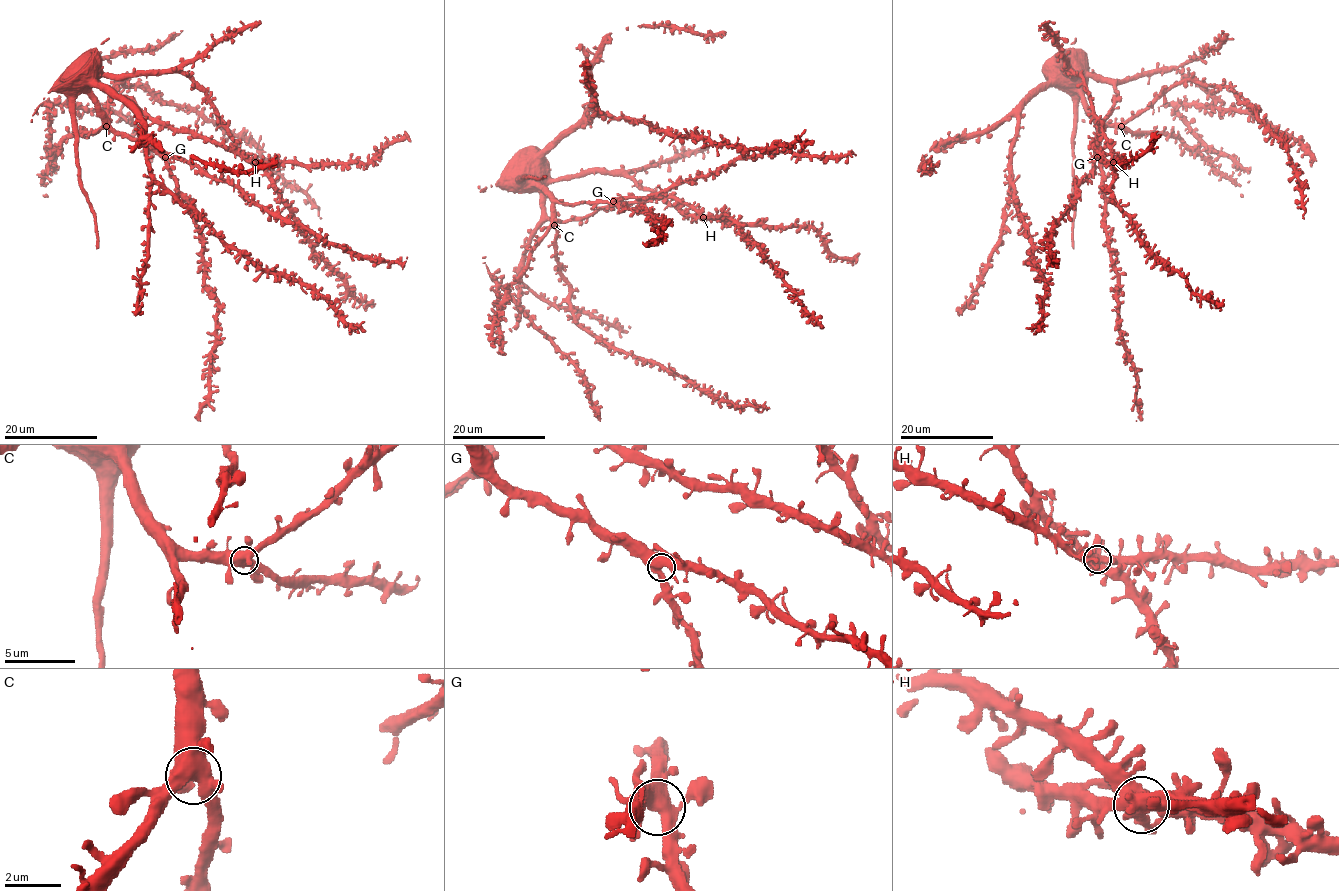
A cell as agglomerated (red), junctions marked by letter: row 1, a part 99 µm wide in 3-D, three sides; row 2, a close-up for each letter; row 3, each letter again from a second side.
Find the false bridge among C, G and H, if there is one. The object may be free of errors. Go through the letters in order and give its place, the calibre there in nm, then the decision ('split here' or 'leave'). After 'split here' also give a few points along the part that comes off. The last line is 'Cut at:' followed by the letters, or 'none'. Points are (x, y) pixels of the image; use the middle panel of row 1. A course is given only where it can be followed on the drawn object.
C: at (554, 225); 500 nm thick; leave
G: at (613, 201); 500 nm thick; leave
H: at (703, 217); 600 nm thick; leave
Cut at: none

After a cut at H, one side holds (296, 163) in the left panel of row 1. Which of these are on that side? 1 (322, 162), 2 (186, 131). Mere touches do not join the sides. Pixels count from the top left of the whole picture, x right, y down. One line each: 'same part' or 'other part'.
1: same part
2: same part

